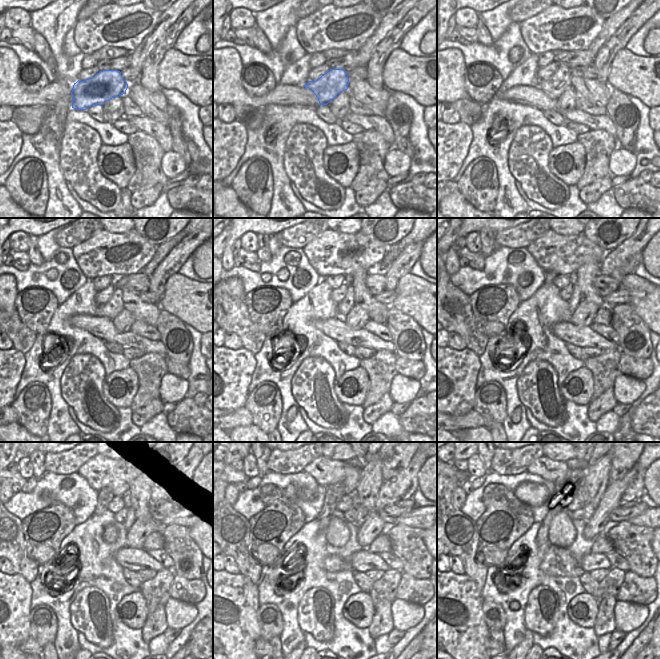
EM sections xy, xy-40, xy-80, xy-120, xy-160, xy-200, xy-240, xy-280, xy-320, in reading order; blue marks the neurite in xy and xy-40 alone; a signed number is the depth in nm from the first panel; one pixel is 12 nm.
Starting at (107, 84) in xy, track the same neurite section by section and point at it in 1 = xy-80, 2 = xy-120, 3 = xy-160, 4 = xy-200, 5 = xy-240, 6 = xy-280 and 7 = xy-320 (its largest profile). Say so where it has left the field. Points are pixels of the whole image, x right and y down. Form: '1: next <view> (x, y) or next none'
1: next xy-80 (561, 80)
2: next xy-120 (115, 305)
3: next xy-160 (343, 307)
4: next xy-200 (575, 299)
5: next xy-240 (130, 518)
6: next xy-280 (362, 511)
7: next xy-320 (589, 509)

